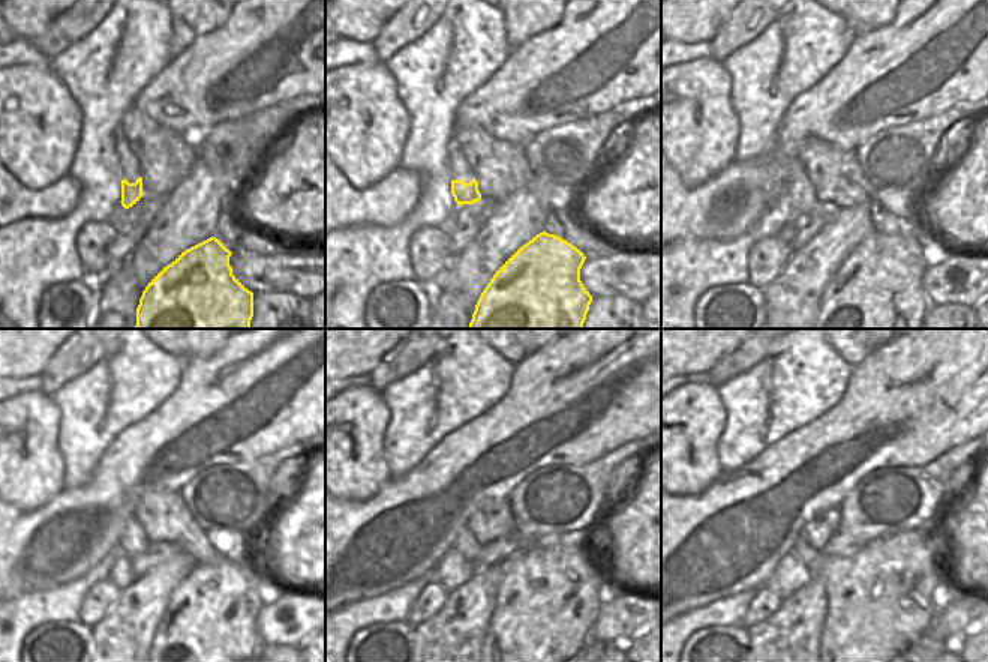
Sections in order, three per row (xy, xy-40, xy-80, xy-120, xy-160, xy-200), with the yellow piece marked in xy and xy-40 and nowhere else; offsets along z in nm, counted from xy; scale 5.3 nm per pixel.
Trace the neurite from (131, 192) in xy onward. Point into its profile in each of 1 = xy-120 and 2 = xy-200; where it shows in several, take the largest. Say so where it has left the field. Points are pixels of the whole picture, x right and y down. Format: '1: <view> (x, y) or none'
1: xy-120 (132, 541)
2: xy-200 (879, 599)

